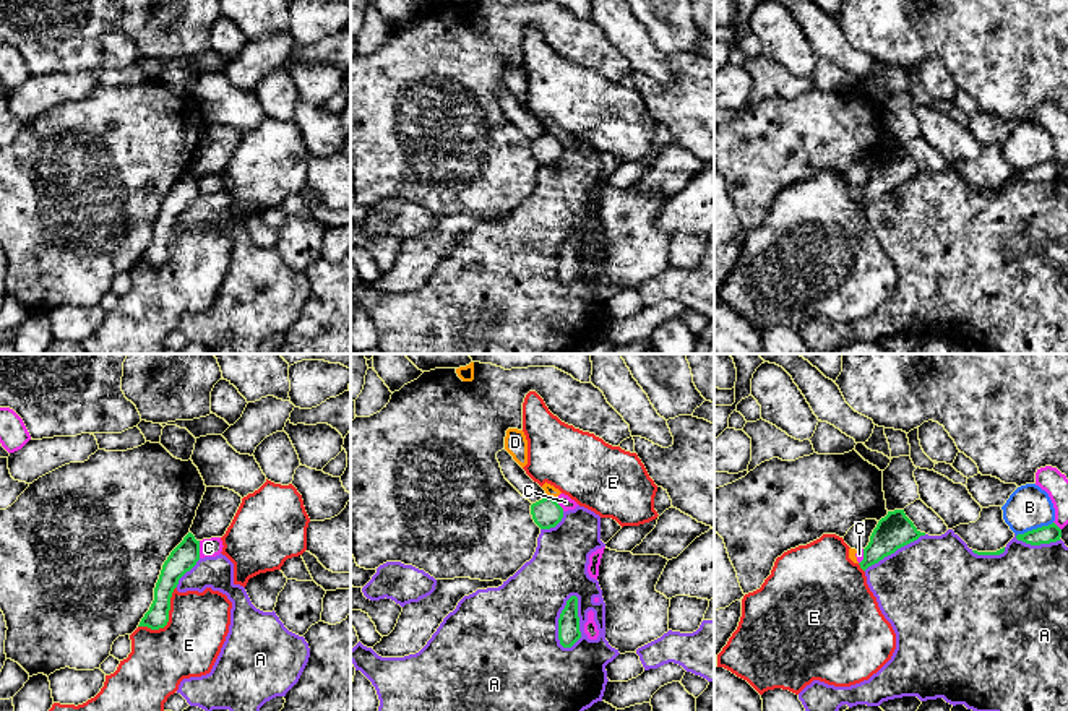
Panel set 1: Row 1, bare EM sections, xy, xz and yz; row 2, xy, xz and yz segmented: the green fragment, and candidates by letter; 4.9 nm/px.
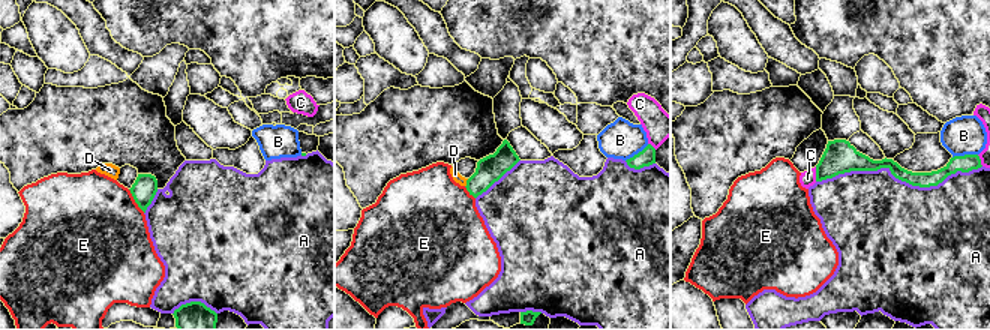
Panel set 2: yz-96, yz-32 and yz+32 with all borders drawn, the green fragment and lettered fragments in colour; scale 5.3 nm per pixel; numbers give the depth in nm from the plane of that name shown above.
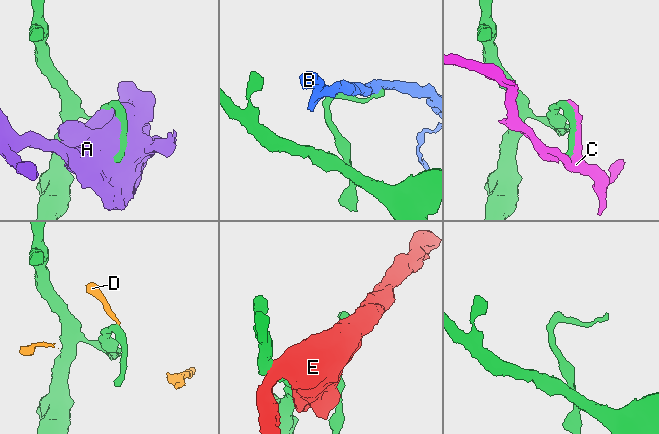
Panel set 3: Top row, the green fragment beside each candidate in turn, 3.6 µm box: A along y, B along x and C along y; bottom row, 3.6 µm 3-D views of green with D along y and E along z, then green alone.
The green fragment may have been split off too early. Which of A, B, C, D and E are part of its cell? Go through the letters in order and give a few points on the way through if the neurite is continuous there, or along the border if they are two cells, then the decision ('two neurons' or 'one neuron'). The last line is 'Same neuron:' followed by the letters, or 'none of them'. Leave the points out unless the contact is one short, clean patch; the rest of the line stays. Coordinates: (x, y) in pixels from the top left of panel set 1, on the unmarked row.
A: two neurons
B: border yz (1052, 158), (1016, 172); two neurons
C: two neurons
D: border xz (547, 130), (552, 135); two neurons
E: two neurons
Same neuron: none of them

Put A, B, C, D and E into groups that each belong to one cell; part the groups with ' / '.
A / B / C D / E

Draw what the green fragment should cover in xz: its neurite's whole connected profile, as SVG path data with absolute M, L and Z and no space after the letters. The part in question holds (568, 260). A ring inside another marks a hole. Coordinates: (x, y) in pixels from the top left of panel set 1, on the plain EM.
M571 232L558 255L558 276L563 284L571 284L579 274L578 234Z

